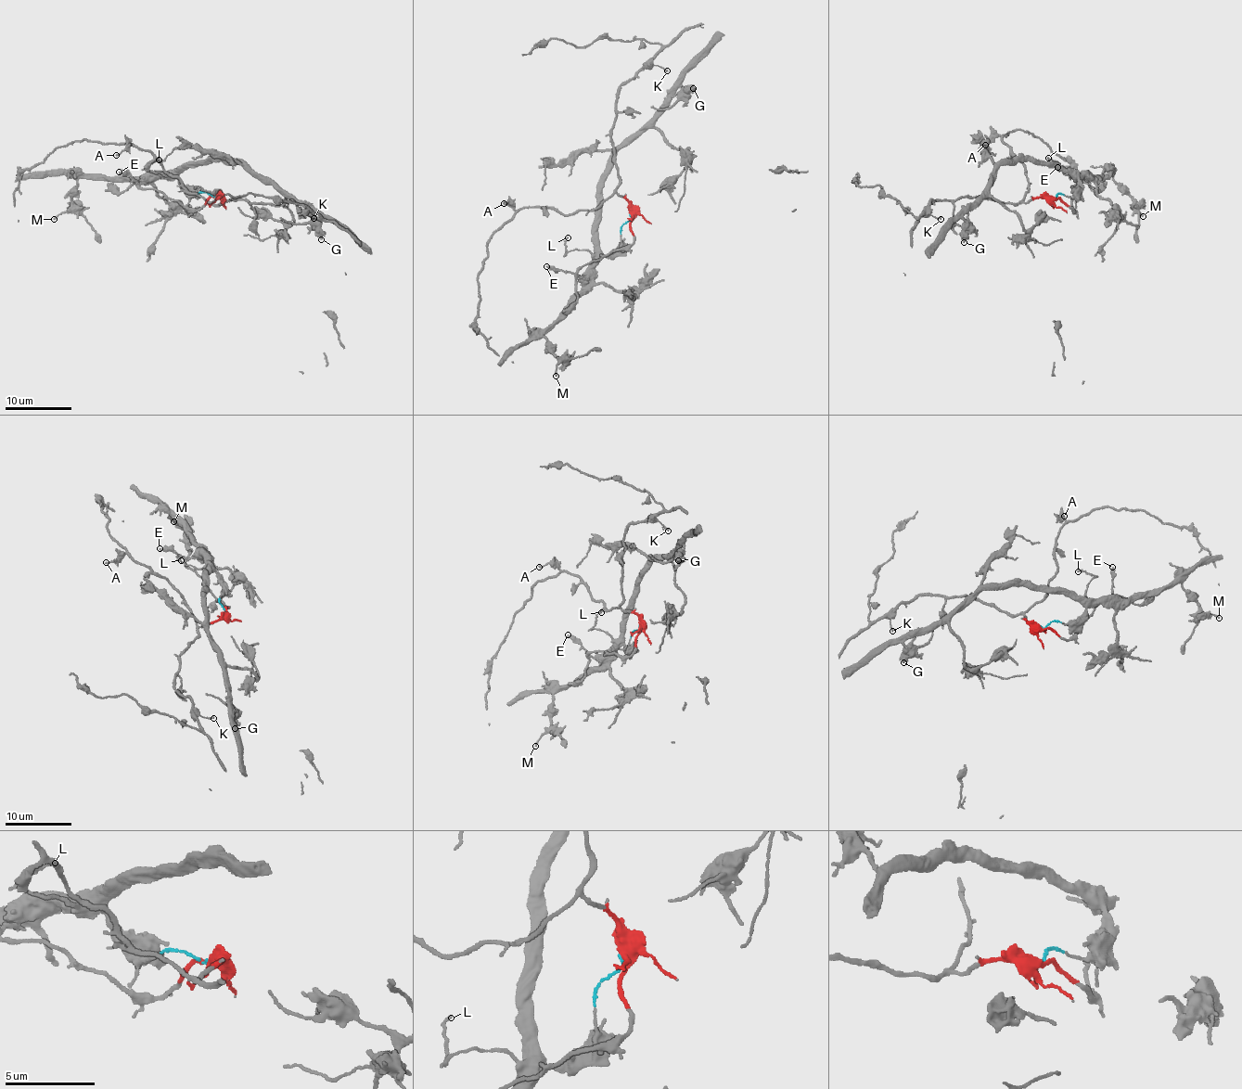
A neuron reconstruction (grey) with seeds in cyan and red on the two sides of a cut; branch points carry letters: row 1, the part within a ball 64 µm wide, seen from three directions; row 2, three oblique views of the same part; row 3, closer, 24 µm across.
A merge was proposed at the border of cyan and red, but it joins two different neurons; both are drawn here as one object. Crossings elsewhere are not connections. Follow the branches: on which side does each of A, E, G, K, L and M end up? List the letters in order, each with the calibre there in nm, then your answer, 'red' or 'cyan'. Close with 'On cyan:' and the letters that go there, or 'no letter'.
A: 140 nm | red
E: 320 nm | red
G: 320 nm | cyan
K: 140 nm | red
L: 150 nm | cyan
M: 160 nm | cyan
On cyan: G, L, M

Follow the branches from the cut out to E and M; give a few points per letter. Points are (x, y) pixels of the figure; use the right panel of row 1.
E: (1053, 198), (1071, 207), (1073, 211), (1070, 187), (1074, 184), (1067, 172), (1056, 167)
M: (1053, 198), (1058, 193), (1069, 196), (1079, 178), (1111, 173), (1143, 216)

